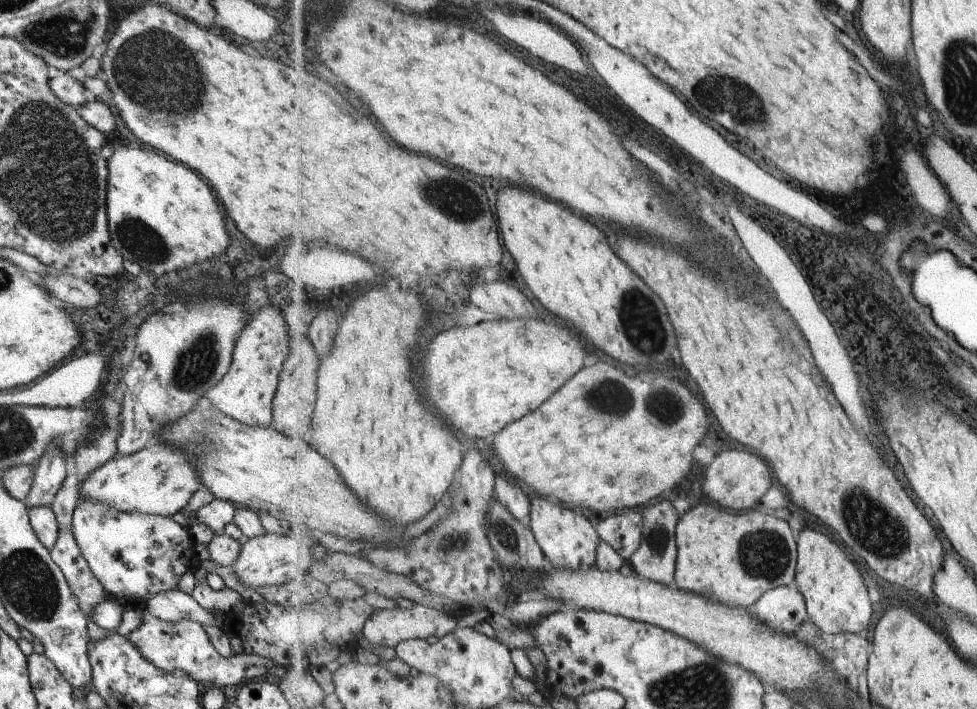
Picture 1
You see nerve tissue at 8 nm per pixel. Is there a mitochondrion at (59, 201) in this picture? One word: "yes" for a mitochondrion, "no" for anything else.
yes

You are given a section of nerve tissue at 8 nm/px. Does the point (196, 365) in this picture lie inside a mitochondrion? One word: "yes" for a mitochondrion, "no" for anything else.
yes

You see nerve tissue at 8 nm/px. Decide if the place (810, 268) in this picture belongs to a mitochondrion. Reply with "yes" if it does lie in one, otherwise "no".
no

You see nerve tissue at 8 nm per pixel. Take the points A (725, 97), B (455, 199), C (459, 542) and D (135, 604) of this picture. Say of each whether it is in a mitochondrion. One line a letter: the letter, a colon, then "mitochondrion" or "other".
A: mitochondrion
B: mitochondrion
C: mitochondrion
D: other

